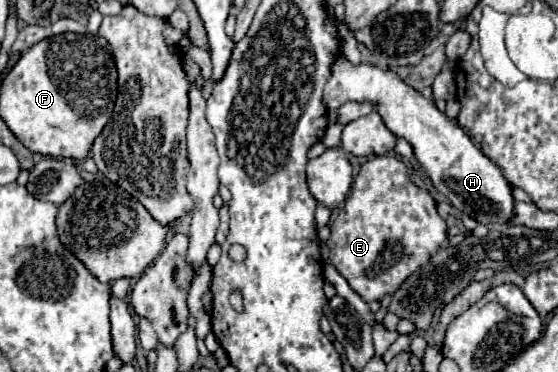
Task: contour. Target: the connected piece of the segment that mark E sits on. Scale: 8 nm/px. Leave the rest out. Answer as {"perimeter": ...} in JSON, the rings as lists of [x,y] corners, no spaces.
{"perimeter":[[[374,156],[362,164],[352,182],[350,198],[338,210],[328,238],[330,262],[364,302],[394,294],[448,238],[446,222],[436,212],[428,190],[412,184],[406,164],[398,156]]]}

